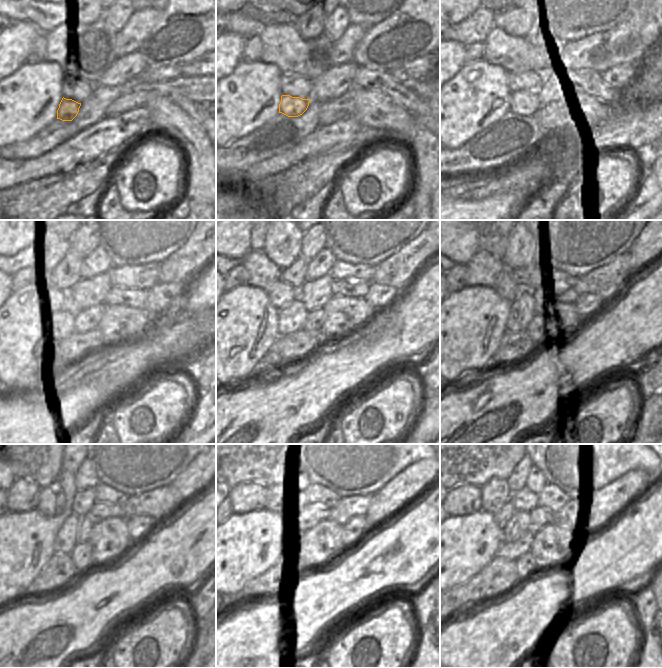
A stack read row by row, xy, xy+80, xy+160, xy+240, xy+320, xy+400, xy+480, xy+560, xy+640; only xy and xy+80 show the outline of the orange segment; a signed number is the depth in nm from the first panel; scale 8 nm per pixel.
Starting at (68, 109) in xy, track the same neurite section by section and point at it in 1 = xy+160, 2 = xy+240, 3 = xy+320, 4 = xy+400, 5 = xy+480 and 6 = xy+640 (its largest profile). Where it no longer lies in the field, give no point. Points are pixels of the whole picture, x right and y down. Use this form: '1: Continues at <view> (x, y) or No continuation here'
1: Continues at xy+160 (521, 102)
2: Continues at xy+240 (61, 323)
3: Continues at xy+320 (291, 318)
4: Continues at xy+400 (521, 313)
5: Continues at xy+480 (65, 542)
6: Continues at xy+640 (517, 525).

